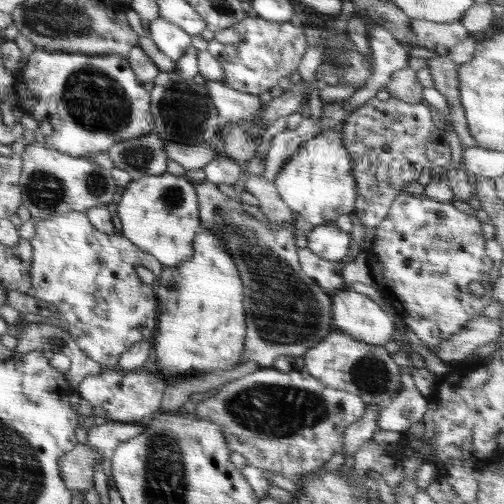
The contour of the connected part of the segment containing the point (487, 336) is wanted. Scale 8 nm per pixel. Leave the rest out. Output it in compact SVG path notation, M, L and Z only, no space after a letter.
M478 316L470 320L458 334L454 334L450 340L442 342L434 353L443 362L464 360L472 356L478 346L492 342L501 336L501 320L498 318L486 318Z

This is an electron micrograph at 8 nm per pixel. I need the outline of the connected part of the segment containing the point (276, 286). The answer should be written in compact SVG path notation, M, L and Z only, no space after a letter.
M206 179L195 184L195 192L199 201L199 218L202 224L200 229L211 230L225 242L227 252L234 259L242 279L247 331L244 347L240 352L240 363L250 361L256 362L260 367L272 367L278 356L304 356L310 348L314 348L322 338L336 329L331 297L303 273L299 264L298 246L295 246L296 236L306 236L313 227L300 220L293 228L269 229L261 216L253 215L252 210L222 194L218 185Z

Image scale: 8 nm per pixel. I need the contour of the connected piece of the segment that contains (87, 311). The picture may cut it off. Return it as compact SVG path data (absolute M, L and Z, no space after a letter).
M85 212L52 216L36 224L36 235L29 241L33 249L30 266L32 295L56 306L68 323L64 329L72 335L72 339L88 357L100 363L102 367L116 368L124 352L136 342L150 339L155 332L159 314L155 286L142 282L136 273L136 266L145 266L155 271L160 262L122 234L108 235L97 230L89 222Z

